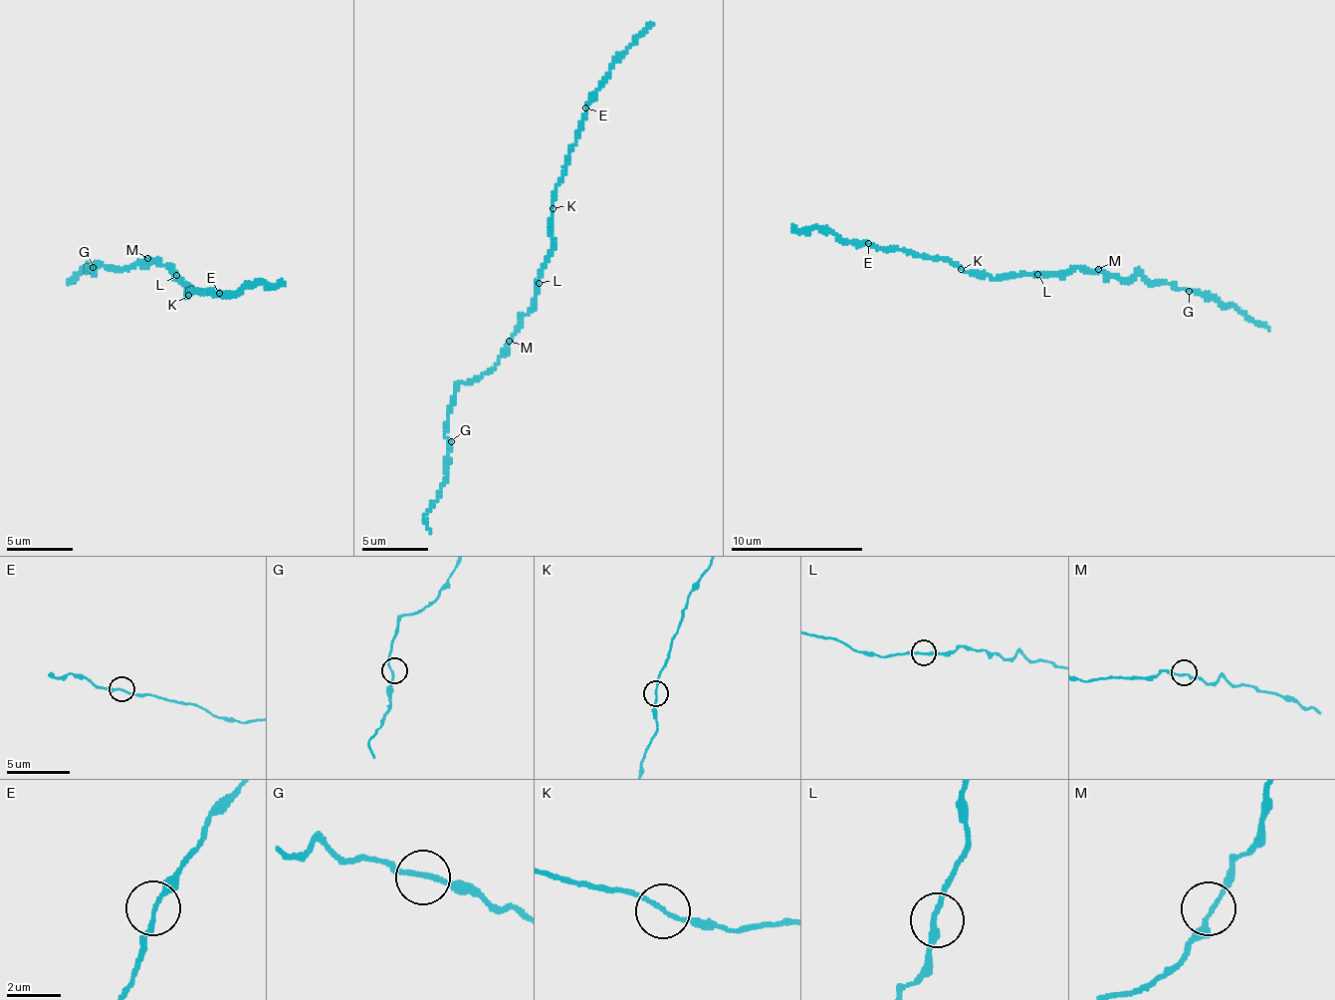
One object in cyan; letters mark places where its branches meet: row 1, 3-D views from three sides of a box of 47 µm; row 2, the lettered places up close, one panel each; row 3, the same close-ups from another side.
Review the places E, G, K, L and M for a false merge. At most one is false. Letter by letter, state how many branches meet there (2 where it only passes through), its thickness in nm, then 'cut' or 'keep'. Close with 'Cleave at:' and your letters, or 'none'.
E: 2 branches meet; 170 nm thick; cut
G: 2 branches meet; 160 nm thick; keep
K: 2 branches meet; 140 nm thick; keep
L: 2 branches meet; 220 nm thick; keep
M: 2 branches meet; 170 nm thick; keep
Cleave at: E

